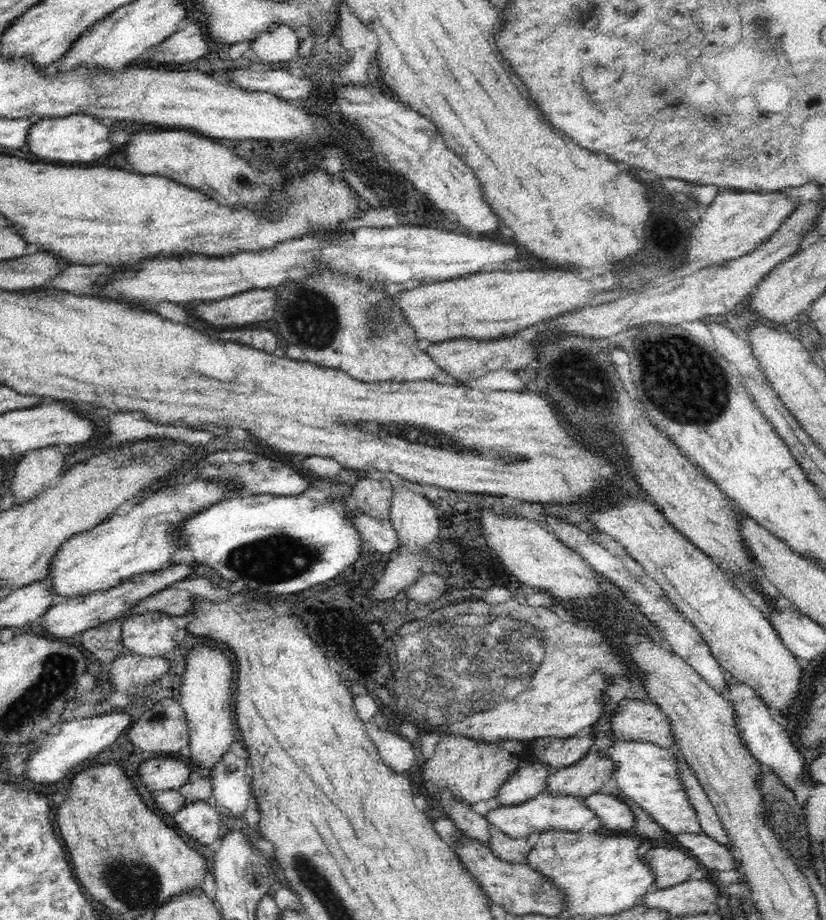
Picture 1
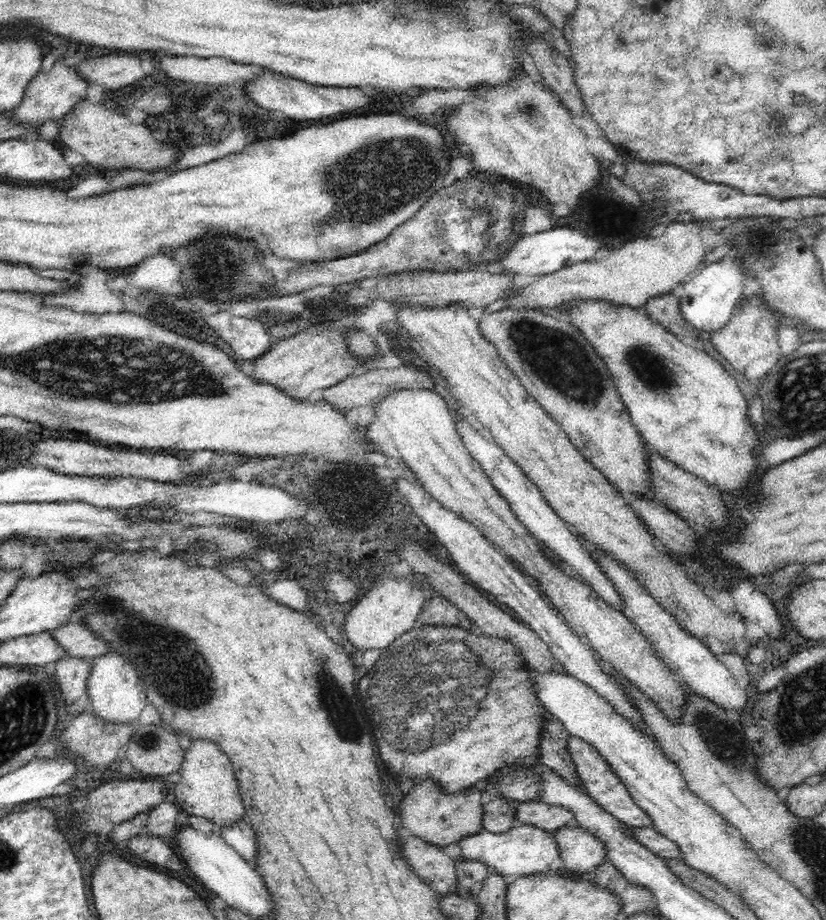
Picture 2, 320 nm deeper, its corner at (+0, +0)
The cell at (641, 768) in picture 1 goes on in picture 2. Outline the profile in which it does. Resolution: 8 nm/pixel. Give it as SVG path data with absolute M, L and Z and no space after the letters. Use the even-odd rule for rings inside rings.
M569 736L567 749L570 760L576 766L578 779L584 783L585 793L598 806L601 806L606 812L617 818L618 821L628 826L634 826L635 828L653 827L651 816L648 816L648 813L644 812L635 803L635 800L631 797L631 793L624 786L624 782L616 777L616 773L612 771L611 765L607 763L607 760L603 759L603 756L591 744L588 744L582 737Z

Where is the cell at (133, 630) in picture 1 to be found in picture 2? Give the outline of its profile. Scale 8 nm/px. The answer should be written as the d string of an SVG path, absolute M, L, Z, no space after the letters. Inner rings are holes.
M108 652L103 656L97 657L93 660L92 672L87 678L87 693L90 712L94 711L95 716L99 716L100 720L106 720L112 724L136 724L140 725L140 714L146 706L146 692L144 692L144 682L138 676L138 670L128 664L122 656L118 653Z

